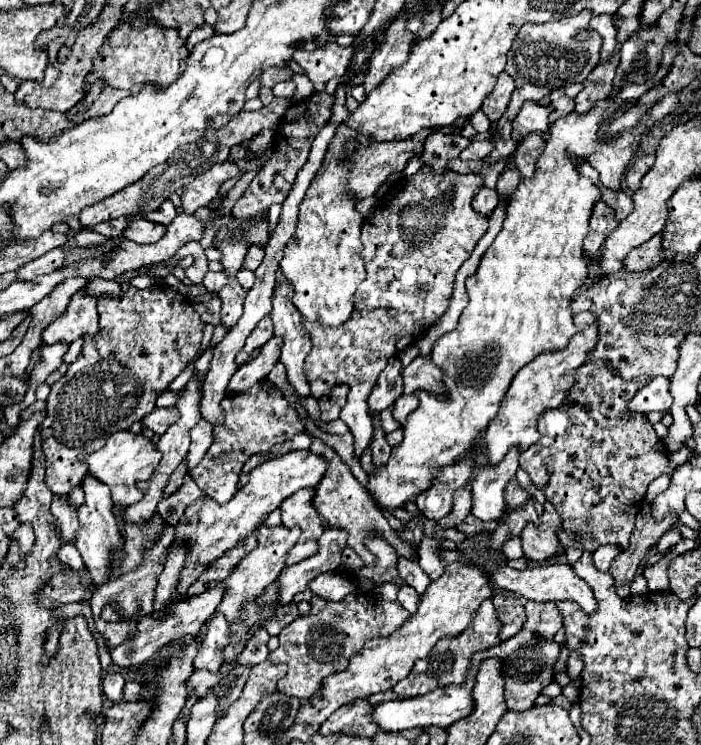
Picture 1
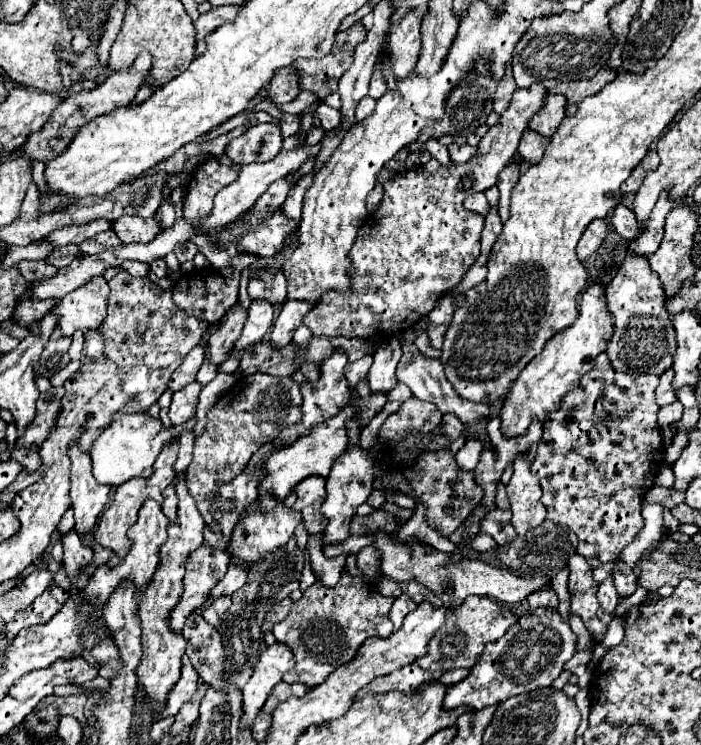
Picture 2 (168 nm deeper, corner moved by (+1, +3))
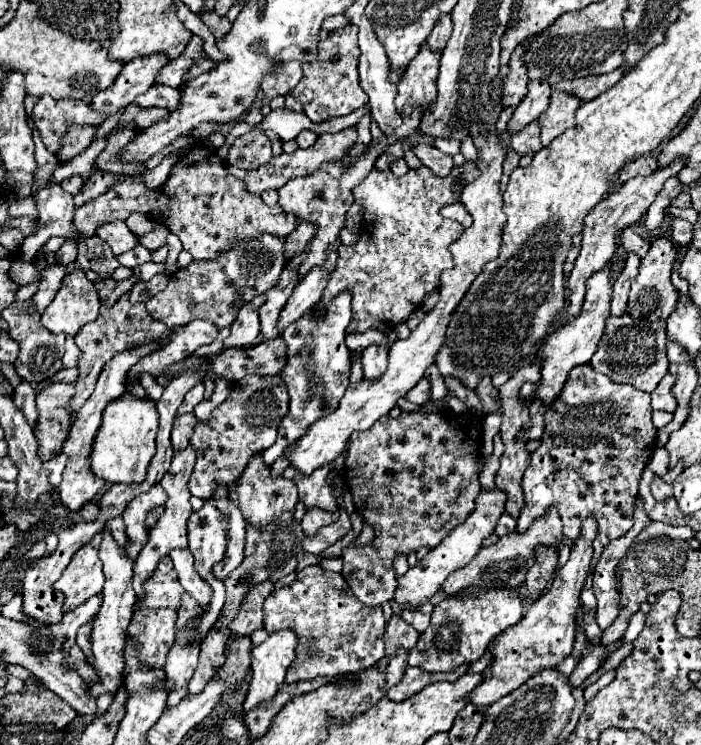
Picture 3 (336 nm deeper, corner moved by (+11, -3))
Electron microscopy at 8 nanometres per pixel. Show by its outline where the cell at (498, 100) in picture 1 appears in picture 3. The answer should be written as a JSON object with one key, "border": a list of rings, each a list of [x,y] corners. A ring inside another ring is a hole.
{"border":[[[520,45],[512,57],[510,57],[510,73],[508,77],[504,79],[504,85],[502,85],[502,103],[504,107],[516,107],[528,93],[528,71],[524,69],[524,49],[526,45]]]}

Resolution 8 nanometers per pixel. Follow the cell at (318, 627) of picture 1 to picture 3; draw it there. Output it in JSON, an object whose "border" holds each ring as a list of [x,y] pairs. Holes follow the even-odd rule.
{"border":[[[318,565],[302,569],[290,585],[274,591],[264,601],[264,629],[268,633],[280,629],[298,633],[296,661],[288,667],[286,683],[308,681],[322,675],[350,675],[374,667],[386,655],[384,625],[382,607],[360,605],[340,573],[324,571]]]}

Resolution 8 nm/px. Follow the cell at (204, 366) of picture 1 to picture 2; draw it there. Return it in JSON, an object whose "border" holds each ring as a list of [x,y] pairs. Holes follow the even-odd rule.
{"border":[[[118,413],[114,415],[112,423],[98,435],[98,439],[92,443],[92,473],[98,483],[106,483],[110,487],[116,487],[130,477],[150,477],[153,473],[154,461],[162,449],[162,445],[170,439],[179,435],[179,431],[192,430],[196,424],[193,418],[186,423],[178,426],[171,426],[170,429],[164,429],[158,419],[152,419],[148,413]]]}

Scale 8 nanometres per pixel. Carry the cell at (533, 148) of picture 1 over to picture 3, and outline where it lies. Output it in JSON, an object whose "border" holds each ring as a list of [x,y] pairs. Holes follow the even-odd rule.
{"border":[[[532,121],[524,127],[524,131],[520,133],[514,133],[510,137],[510,145],[512,149],[518,153],[518,155],[528,155],[528,153],[536,153],[542,149],[542,143],[540,143],[540,127],[538,127],[538,121]]]}

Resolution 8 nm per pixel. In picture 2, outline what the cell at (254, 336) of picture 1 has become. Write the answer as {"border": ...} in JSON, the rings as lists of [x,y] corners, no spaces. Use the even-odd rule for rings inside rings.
{"border":[[[264,299],[252,301],[252,305],[248,307],[248,321],[244,325],[244,331],[240,335],[240,339],[234,343],[236,351],[244,351],[246,347],[260,343],[264,339],[264,335],[270,331],[274,323],[274,309],[270,303],[266,303]]]}

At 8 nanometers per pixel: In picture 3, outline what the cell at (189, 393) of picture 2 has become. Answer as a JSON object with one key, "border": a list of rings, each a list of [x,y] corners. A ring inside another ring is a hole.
{"border":[[[200,381],[198,385],[194,385],[194,387],[186,393],[186,397],[184,397],[184,401],[182,401],[180,409],[178,409],[178,415],[182,415],[182,413],[190,413],[202,399],[204,399],[204,383]]]}

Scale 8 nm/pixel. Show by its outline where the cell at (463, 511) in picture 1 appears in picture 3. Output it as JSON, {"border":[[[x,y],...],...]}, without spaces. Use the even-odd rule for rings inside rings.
{"border":[[[482,377],[478,389],[476,389],[476,395],[482,403],[482,411],[468,411],[464,415],[454,415],[454,413],[446,413],[446,411],[414,411],[414,413],[402,413],[400,417],[392,419],[392,417],[380,417],[380,421],[376,421],[372,425],[372,429],[364,431],[364,433],[352,433],[350,437],[350,449],[348,449],[348,455],[346,455],[346,467],[344,467],[344,481],[346,485],[350,487],[350,495],[352,495],[352,501],[354,501],[354,507],[356,511],[360,513],[360,517],[364,519],[366,525],[372,525],[374,529],[374,539],[372,543],[366,543],[362,547],[356,547],[356,545],[350,545],[344,555],[342,555],[342,561],[344,561],[344,567],[342,567],[342,577],[348,581],[350,589],[354,591],[354,595],[364,603],[364,605],[382,605],[386,601],[392,599],[394,595],[394,589],[396,589],[396,575],[394,575],[394,567],[392,567],[392,561],[396,555],[410,555],[410,553],[416,553],[420,547],[428,547],[428,549],[434,549],[456,525],[460,525],[460,521],[466,521],[468,513],[472,513],[474,509],[474,499],[476,495],[480,493],[480,481],[478,481],[478,475],[480,475],[480,465],[476,465],[476,457],[480,457],[482,453],[482,419],[494,411],[500,409],[500,397],[498,397],[498,389],[492,385],[492,379],[490,377]]]}

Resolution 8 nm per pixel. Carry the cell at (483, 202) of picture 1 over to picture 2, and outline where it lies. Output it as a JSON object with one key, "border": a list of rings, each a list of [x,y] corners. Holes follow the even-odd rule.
{"border":[[[474,193],[474,195],[466,197],[464,207],[470,209],[470,211],[476,211],[480,215],[486,215],[490,211],[490,203],[488,203],[488,199],[486,199],[484,193]]]}

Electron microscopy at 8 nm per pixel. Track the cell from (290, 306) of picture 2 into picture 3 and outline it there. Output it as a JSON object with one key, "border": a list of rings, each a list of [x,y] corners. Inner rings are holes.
{"border":[[[334,245],[328,253],[328,261],[324,261],[324,265],[316,265],[316,269],[308,271],[308,277],[304,277],[304,281],[298,283],[298,287],[294,289],[292,297],[288,299],[284,311],[280,313],[280,321],[278,321],[278,329],[280,333],[296,319],[300,319],[308,309],[312,309],[320,297],[322,291],[328,283],[328,273],[332,273],[332,269],[336,267],[336,257],[338,257],[338,247]]]}

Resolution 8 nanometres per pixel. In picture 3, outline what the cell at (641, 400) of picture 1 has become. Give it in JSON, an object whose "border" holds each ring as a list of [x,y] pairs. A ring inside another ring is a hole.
{"border":[[[670,373],[660,381],[656,391],[652,393],[652,409],[668,411],[668,413],[676,411],[676,397],[672,397],[672,385],[674,385],[674,381],[676,379]]]}

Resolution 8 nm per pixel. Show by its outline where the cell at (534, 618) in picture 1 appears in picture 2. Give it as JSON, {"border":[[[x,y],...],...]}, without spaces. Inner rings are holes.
{"border":[[[552,589],[534,591],[534,595],[528,595],[528,605],[530,605],[530,609],[538,609],[538,607],[558,609],[558,597]]]}

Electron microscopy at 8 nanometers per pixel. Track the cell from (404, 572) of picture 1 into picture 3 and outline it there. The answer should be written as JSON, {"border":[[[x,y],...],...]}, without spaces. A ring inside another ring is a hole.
{"border":[[[426,601],[424,605],[418,605],[416,609],[406,609],[402,611],[402,619],[408,621],[408,625],[412,625],[418,633],[424,633],[428,623],[430,623],[430,615],[432,615],[432,603]]]}

